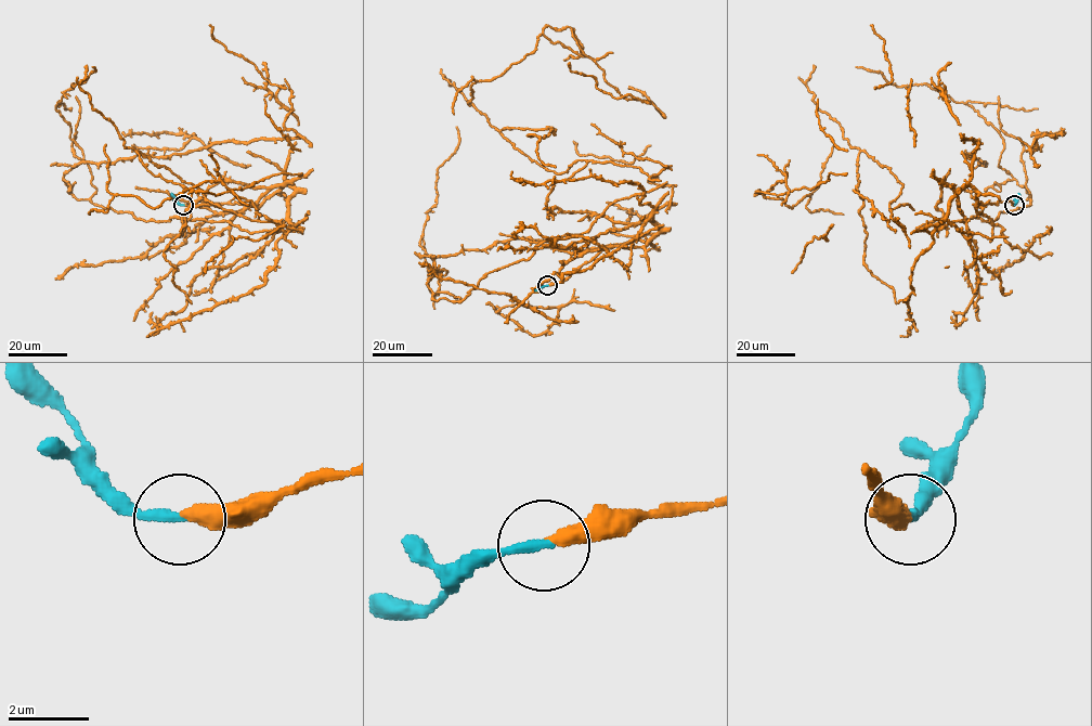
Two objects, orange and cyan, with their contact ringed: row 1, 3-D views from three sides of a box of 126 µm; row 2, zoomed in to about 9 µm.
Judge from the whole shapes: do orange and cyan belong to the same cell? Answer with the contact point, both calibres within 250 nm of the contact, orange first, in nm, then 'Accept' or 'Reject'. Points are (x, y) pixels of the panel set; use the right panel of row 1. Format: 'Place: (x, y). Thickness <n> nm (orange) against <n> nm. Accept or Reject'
Place: (1014, 205). Thickness 360 nm (orange) against 280 nm. Accept

